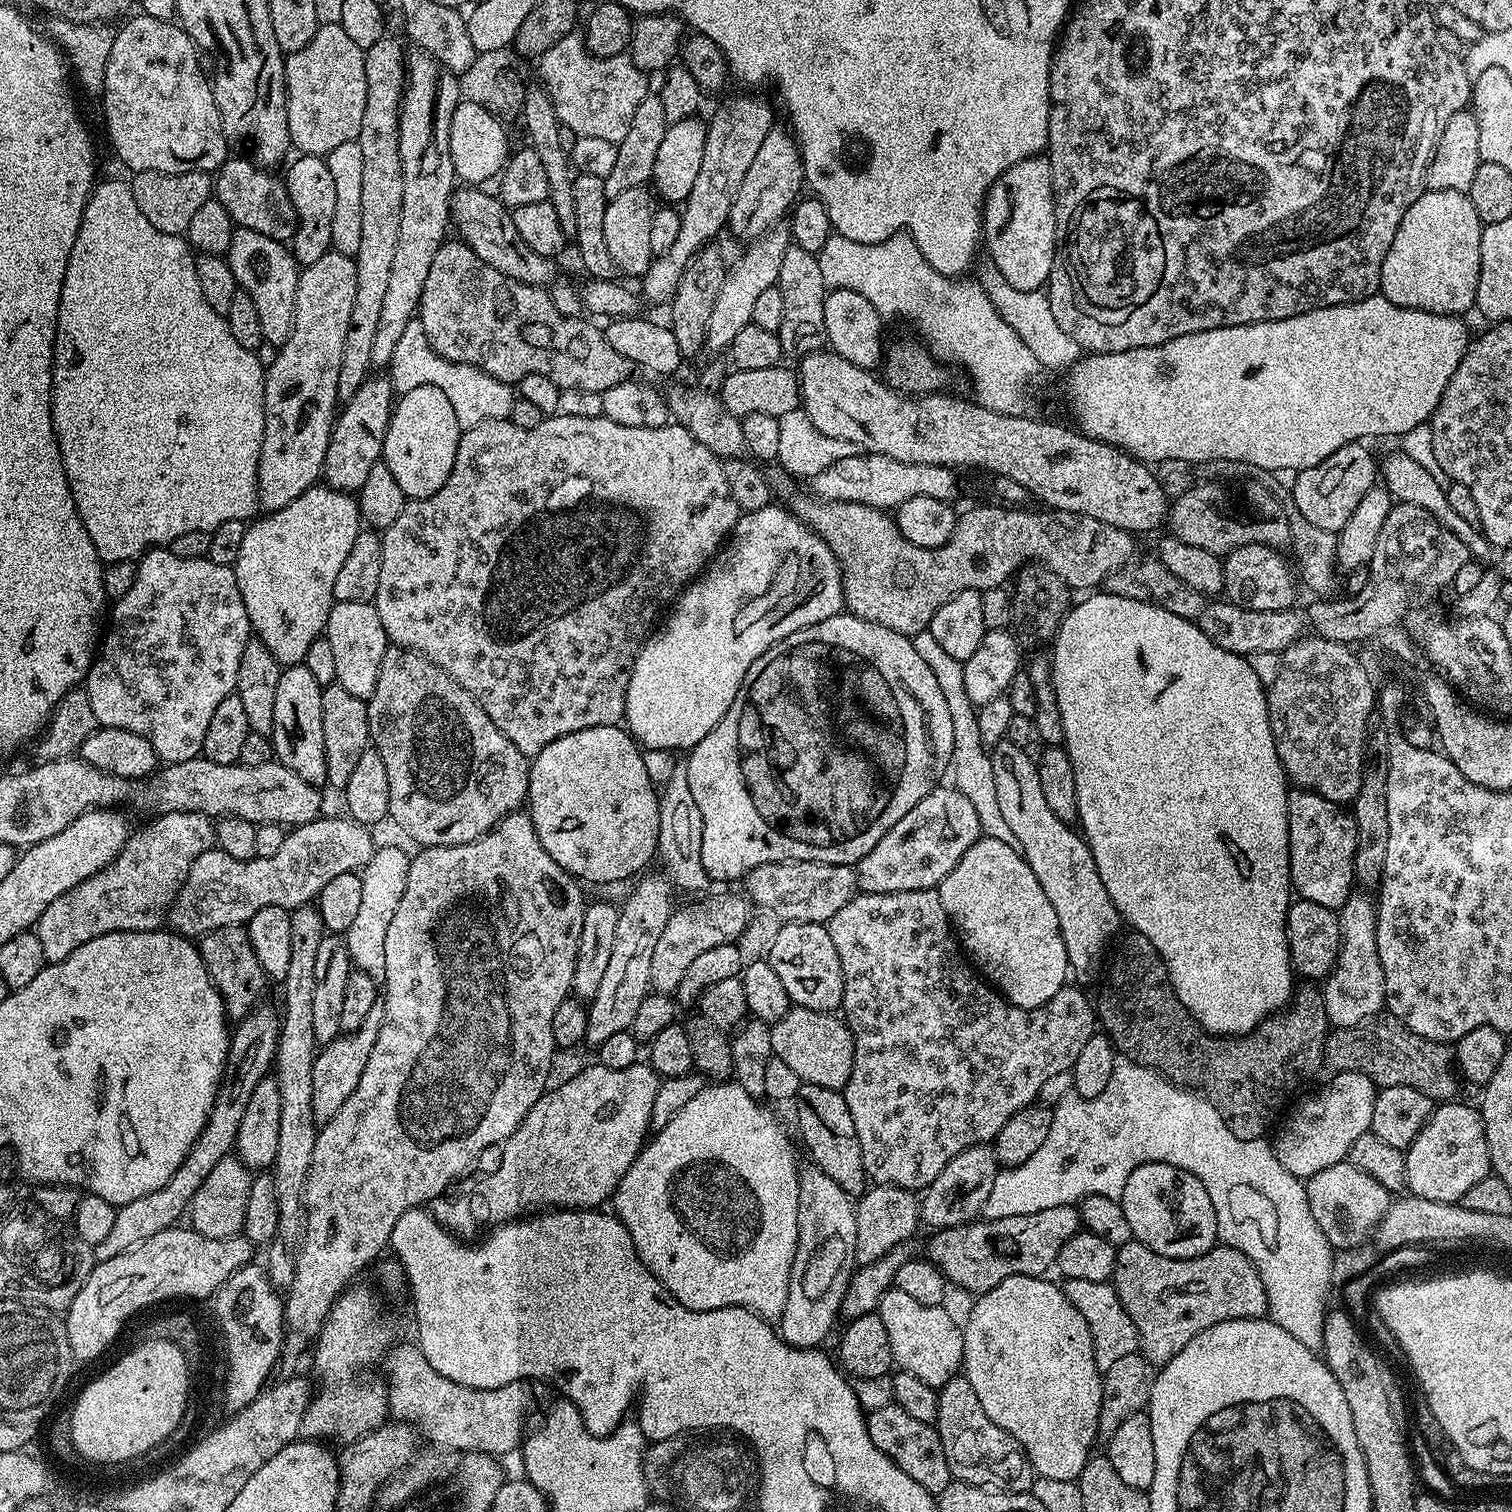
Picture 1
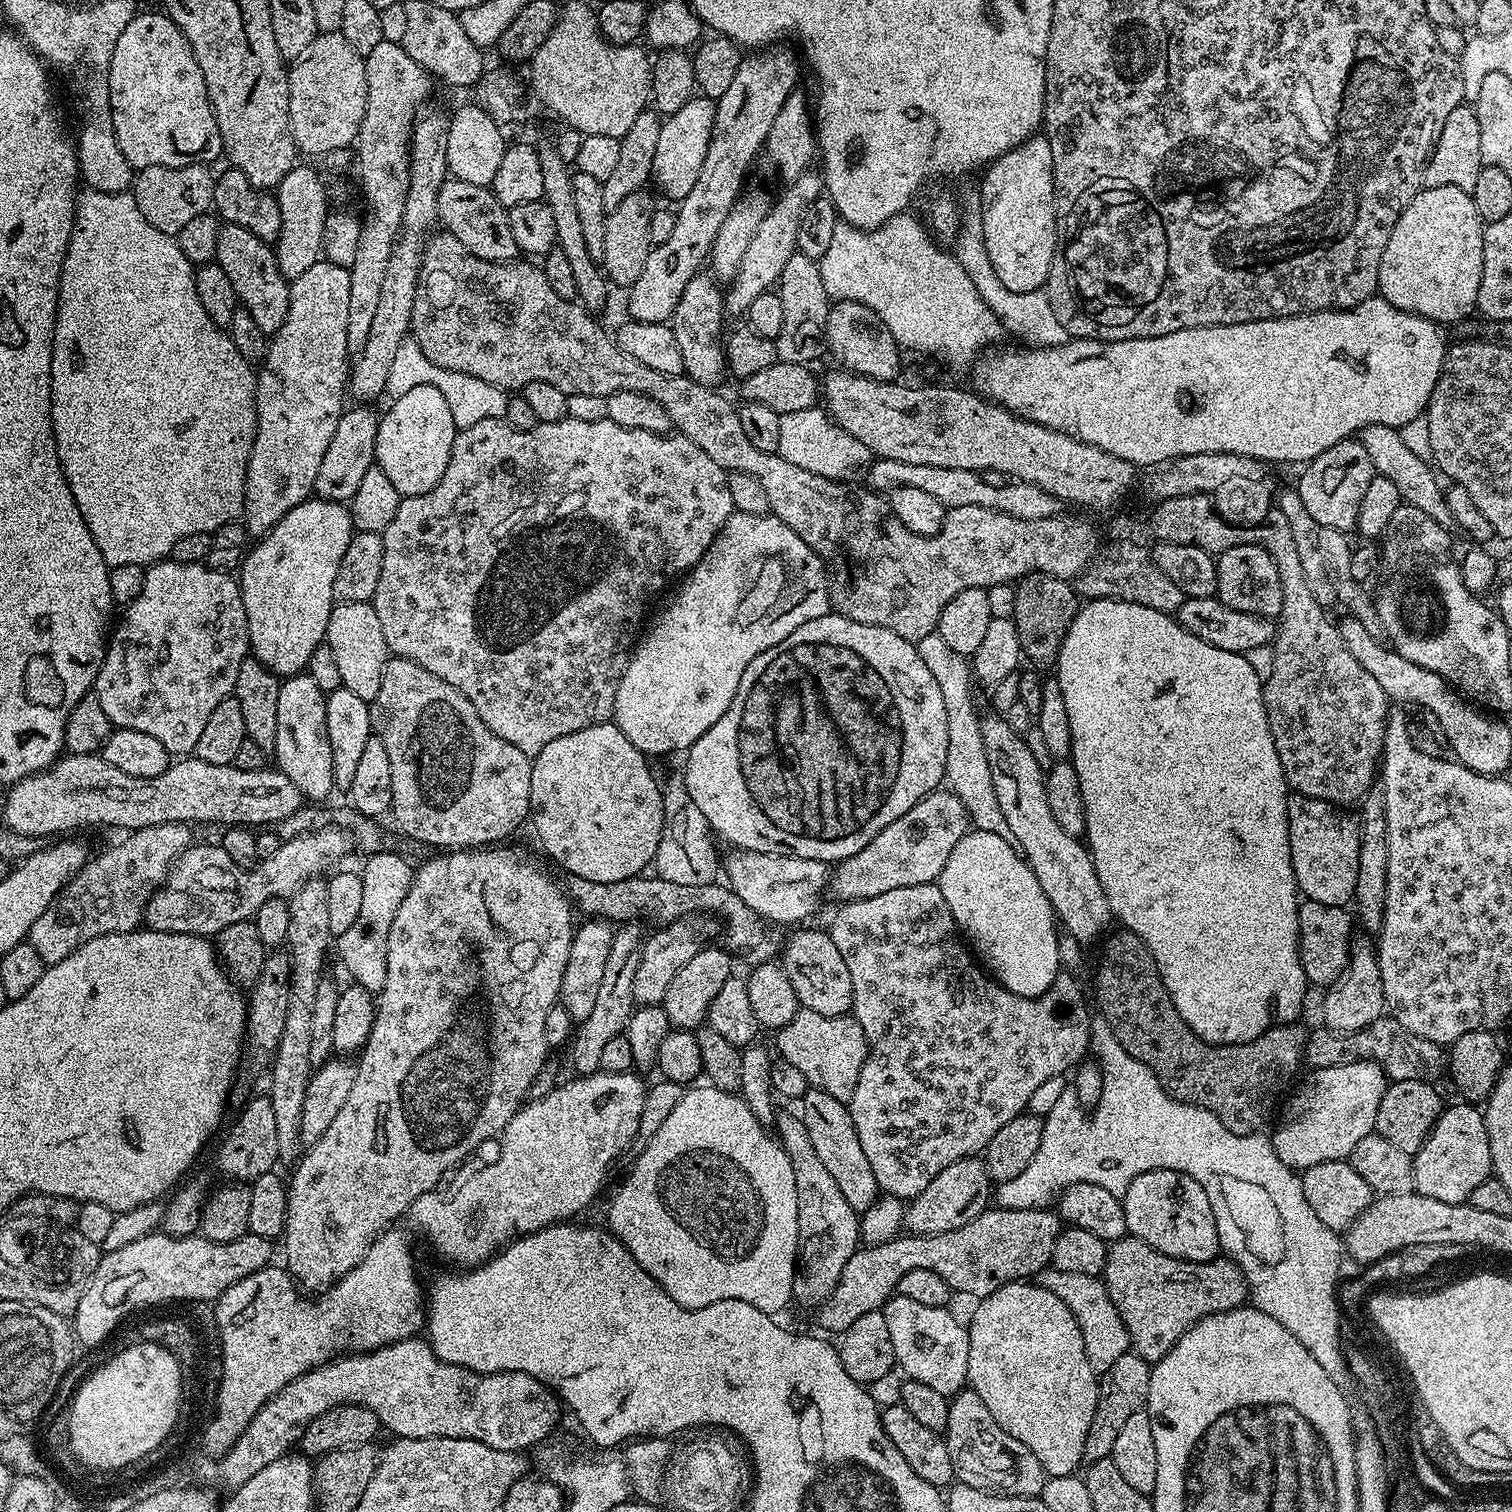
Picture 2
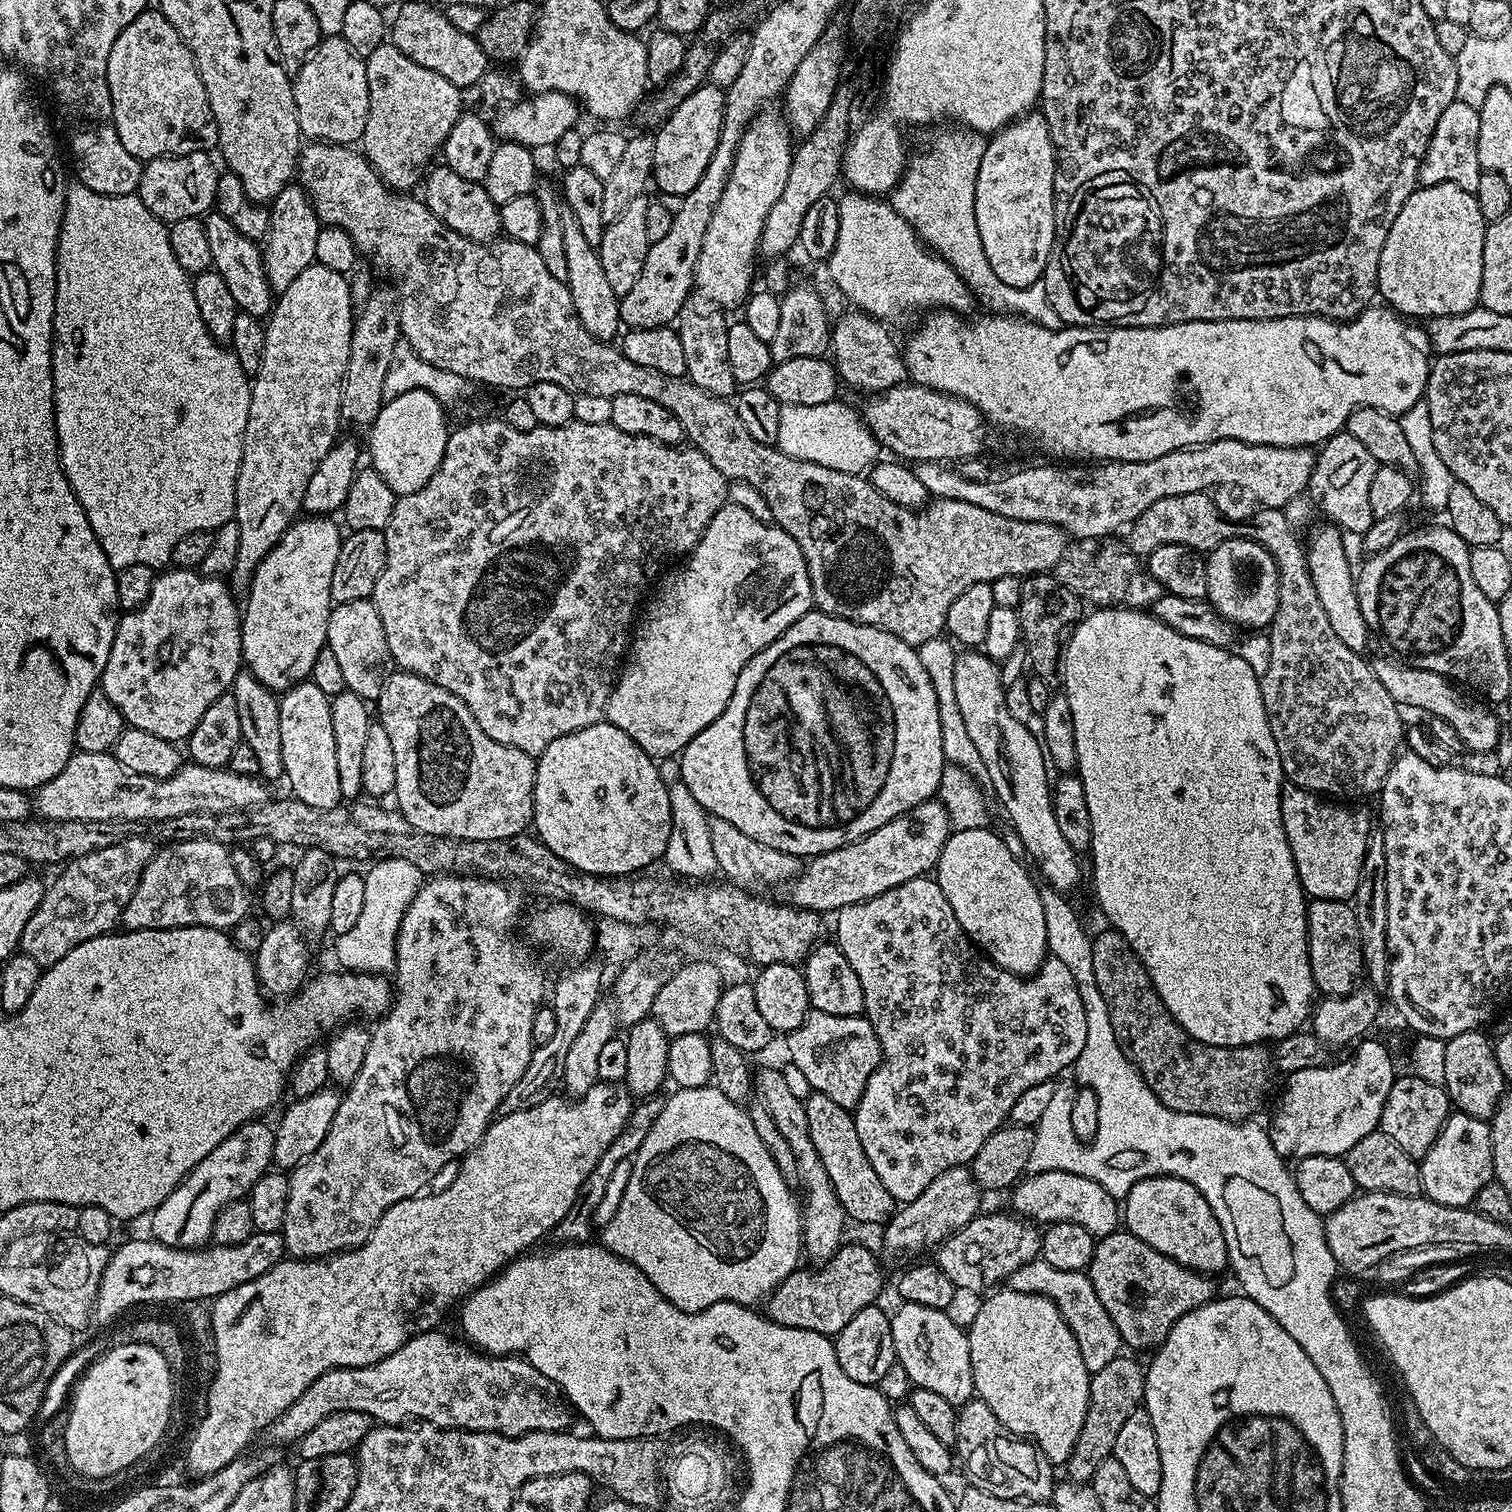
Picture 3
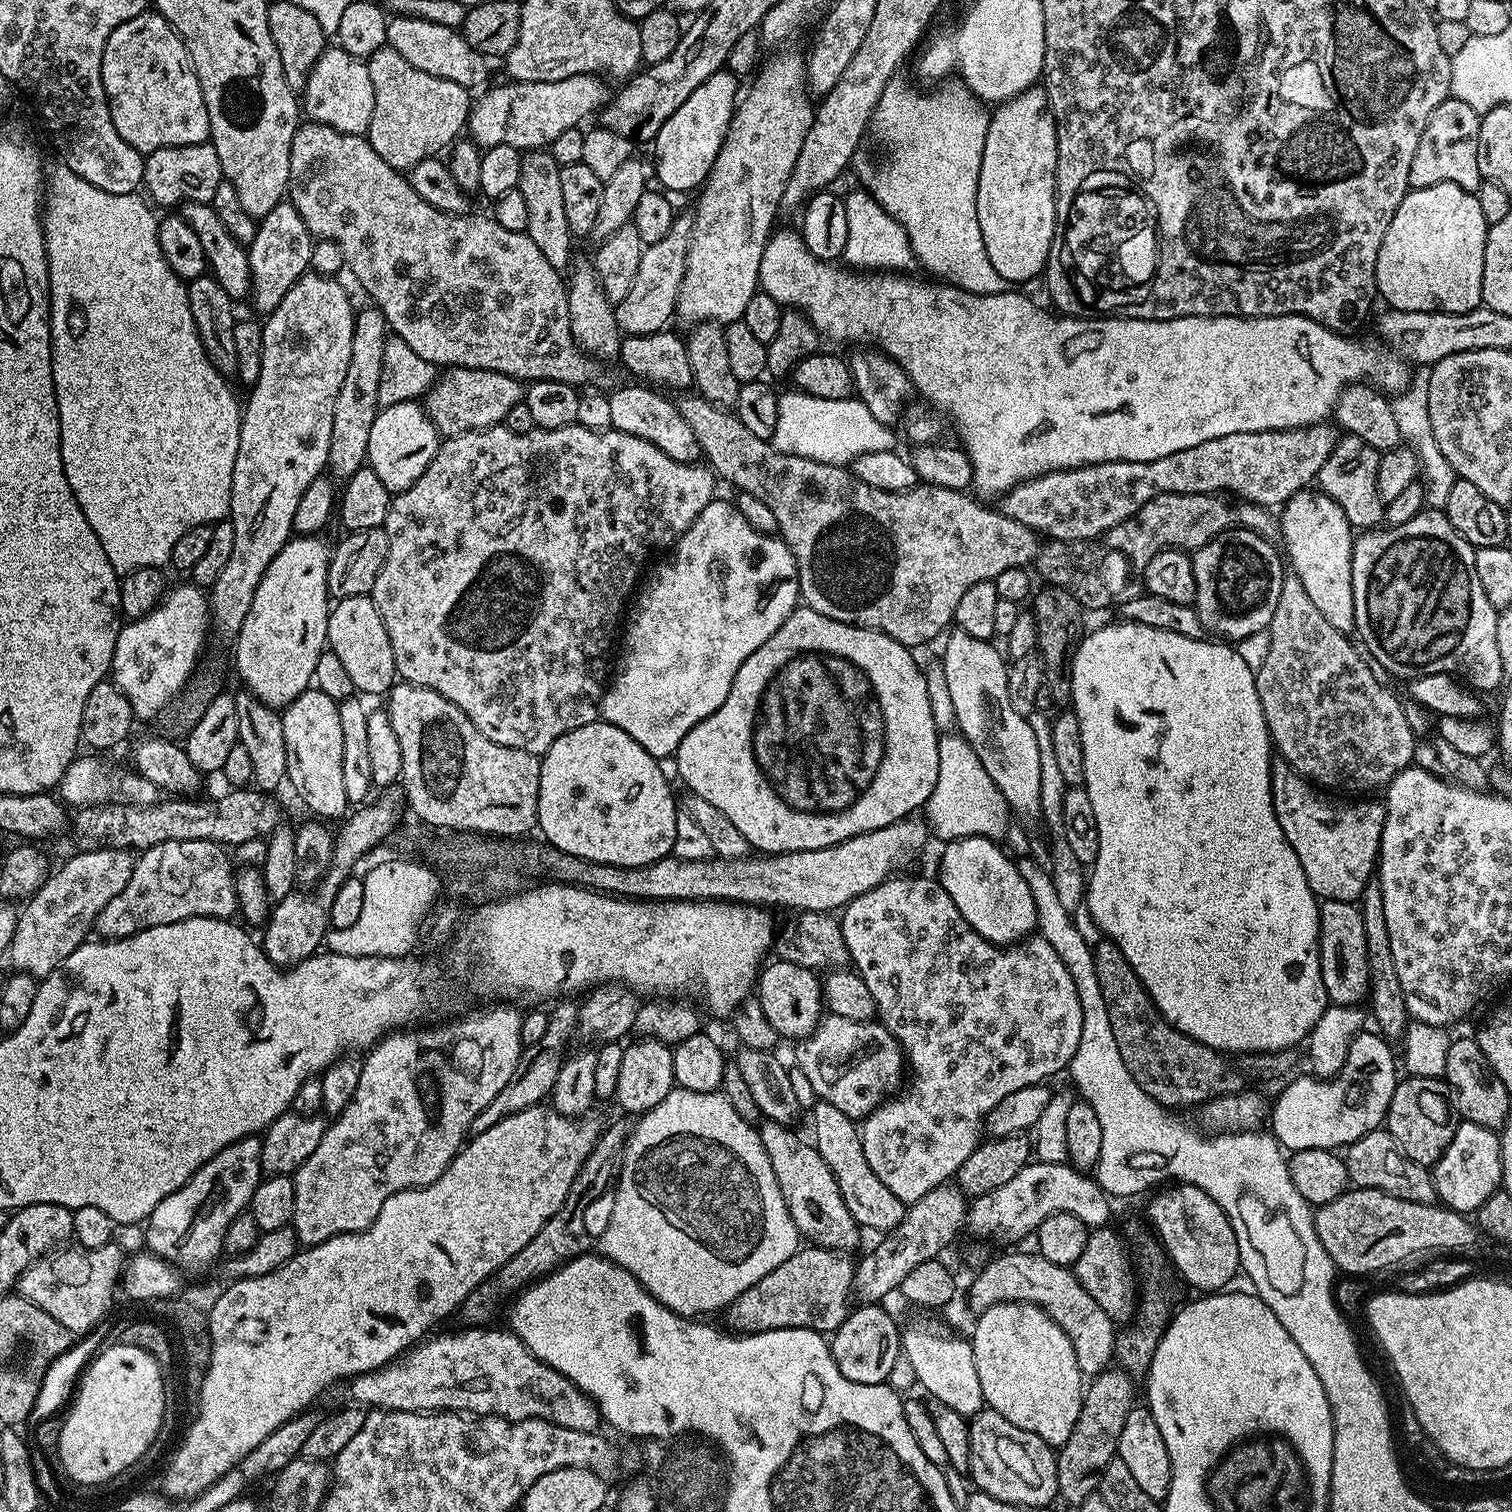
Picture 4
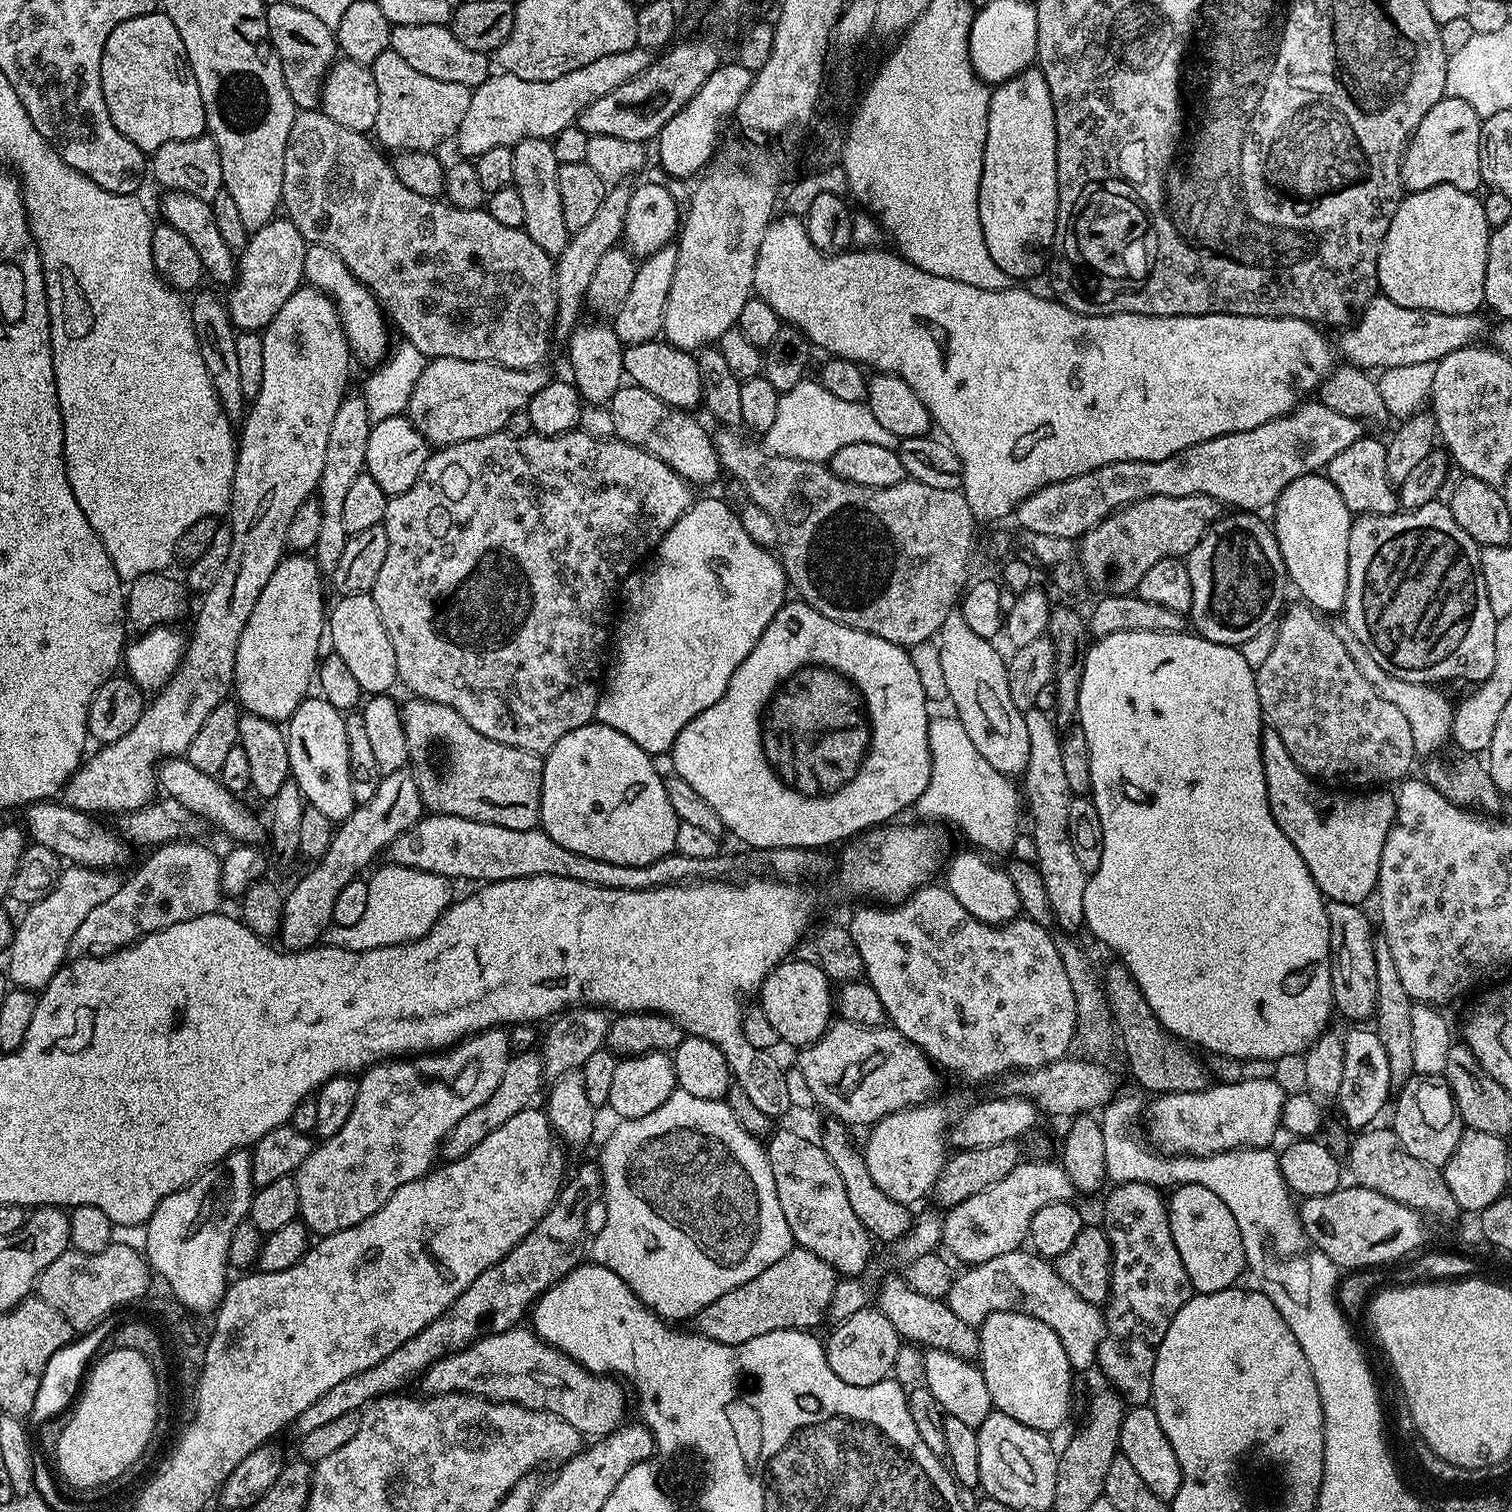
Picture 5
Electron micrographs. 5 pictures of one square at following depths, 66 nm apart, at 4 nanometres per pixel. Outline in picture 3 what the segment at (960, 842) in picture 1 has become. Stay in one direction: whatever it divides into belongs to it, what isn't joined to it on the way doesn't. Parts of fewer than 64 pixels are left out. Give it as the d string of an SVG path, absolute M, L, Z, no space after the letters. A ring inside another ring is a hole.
M939 799L924 800L860 840L811 857L806 870L787 885L787 903L812 912L835 914L851 904L878 898L878 894L886 894L886 890L894 890L894 886L902 886L902 882L910 882L910 878L928 876L935 869L942 846L946 846L952 831L948 811Z

